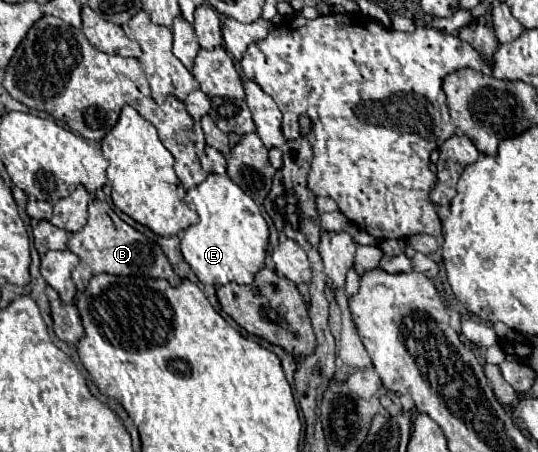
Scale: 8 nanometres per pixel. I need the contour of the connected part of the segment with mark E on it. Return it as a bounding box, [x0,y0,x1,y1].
[181,175,269,285]

